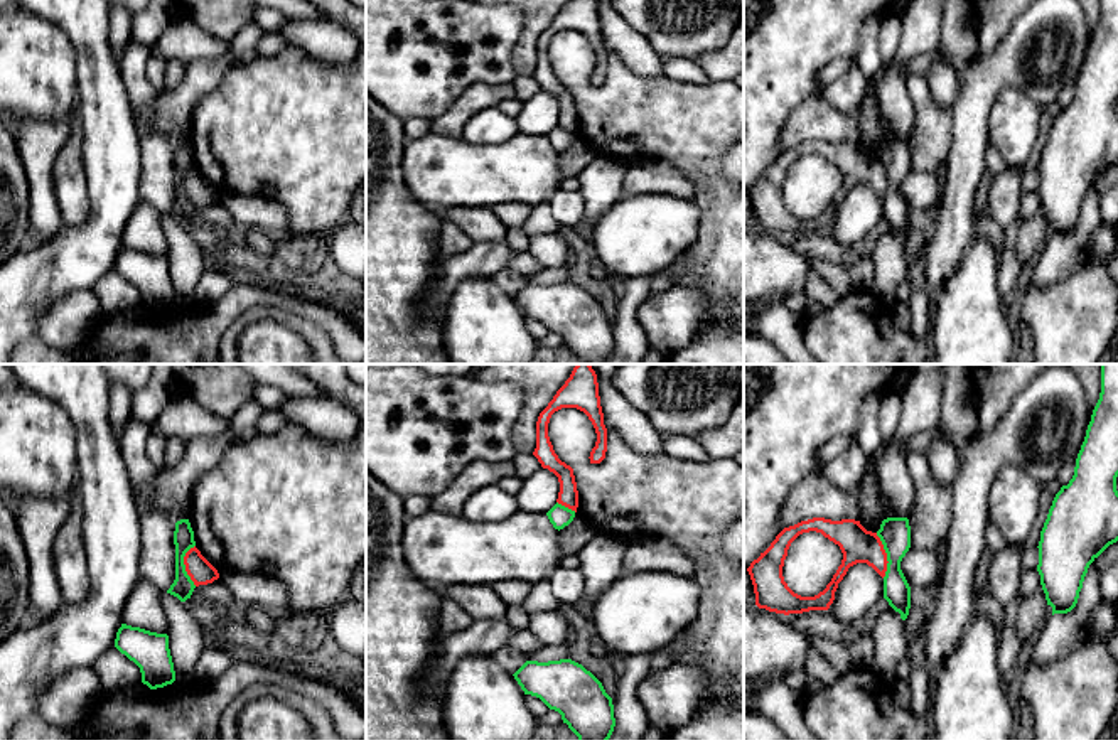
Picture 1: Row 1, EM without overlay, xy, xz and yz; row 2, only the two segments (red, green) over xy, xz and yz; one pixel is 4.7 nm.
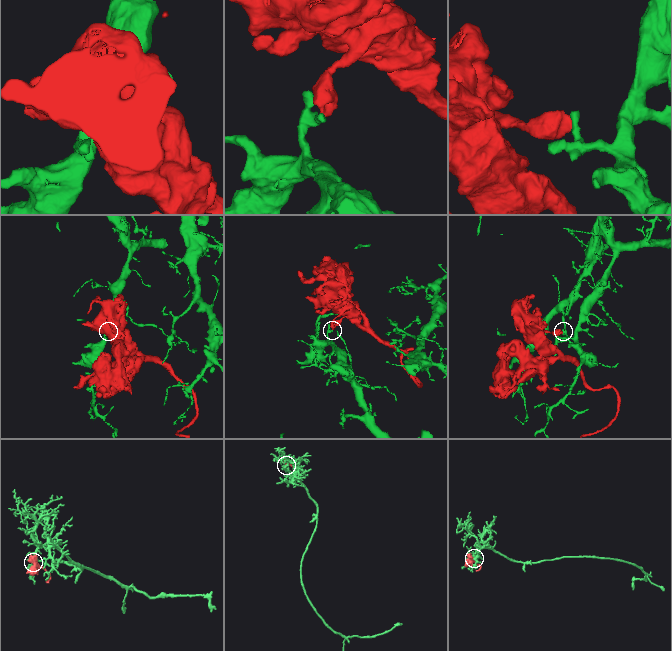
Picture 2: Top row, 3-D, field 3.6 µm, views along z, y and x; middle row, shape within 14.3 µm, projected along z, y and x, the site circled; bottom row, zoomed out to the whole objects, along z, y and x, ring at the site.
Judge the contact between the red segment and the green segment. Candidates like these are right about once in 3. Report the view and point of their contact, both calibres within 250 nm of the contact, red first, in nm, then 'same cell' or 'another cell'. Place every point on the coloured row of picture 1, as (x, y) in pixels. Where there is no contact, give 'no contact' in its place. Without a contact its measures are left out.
contact yz (886, 555); calibres 160 and 150 nm; another cell

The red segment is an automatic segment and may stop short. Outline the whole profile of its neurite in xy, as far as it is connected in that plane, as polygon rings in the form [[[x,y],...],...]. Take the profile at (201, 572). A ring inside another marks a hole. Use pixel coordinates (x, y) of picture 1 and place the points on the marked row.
[[[194,546],[184,556],[185,571],[196,587],[212,583],[219,578],[218,570]]]

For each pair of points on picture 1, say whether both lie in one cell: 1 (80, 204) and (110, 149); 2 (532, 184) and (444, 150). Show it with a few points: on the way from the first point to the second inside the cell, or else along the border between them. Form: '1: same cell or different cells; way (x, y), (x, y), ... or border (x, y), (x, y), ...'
1: different cells; border (81, 154), (88, 214), (68, 226)
2: same cell; way (510, 174), (466, 172)

